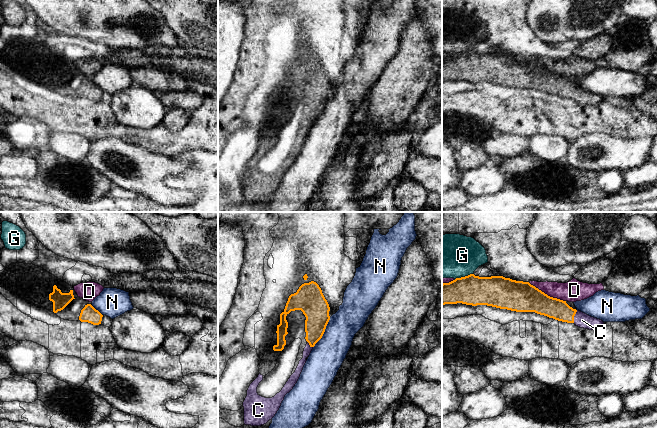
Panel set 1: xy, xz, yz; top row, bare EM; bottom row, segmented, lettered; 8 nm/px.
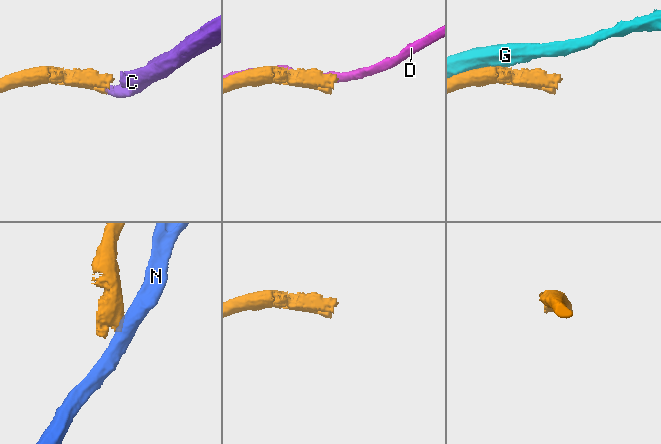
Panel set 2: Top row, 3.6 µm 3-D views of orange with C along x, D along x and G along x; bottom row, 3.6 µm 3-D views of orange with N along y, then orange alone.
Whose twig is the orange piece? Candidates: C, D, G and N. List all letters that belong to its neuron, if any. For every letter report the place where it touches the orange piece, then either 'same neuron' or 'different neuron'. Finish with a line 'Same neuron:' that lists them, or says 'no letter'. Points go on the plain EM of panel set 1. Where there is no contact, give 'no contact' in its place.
C: yz (574, 91) | same neuron
D: yz (546, 70) | different neuron
G: yz (463, 53) | different neuron
N: xz (324, 107) | different neuron
Same neuron: C

